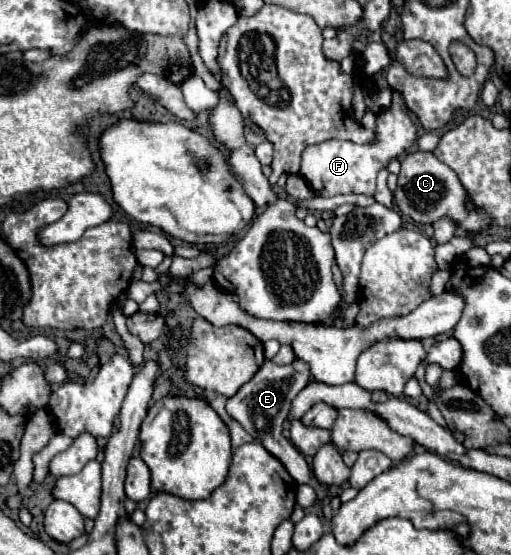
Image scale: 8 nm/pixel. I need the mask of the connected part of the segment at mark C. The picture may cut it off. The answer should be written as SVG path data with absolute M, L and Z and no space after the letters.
M417 150L413 154L407 154L407 158L401 162L399 182L397 182L397 190L393 192L393 200L395 200L397 208L401 210L401 214L405 214L413 222L425 224L425 226L427 224L433 226L437 220L449 218L463 230L475 234L475 232L481 232L493 224L493 220L487 212L467 208L469 194L465 192L457 174L447 164L437 160L433 156L433 152Z

